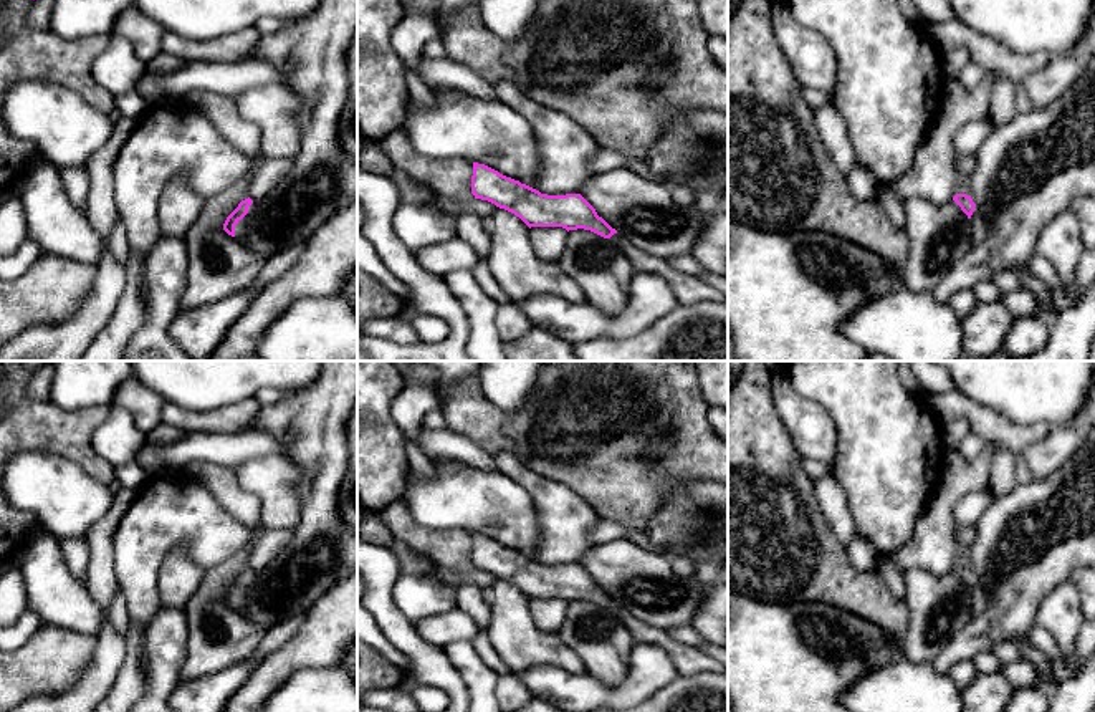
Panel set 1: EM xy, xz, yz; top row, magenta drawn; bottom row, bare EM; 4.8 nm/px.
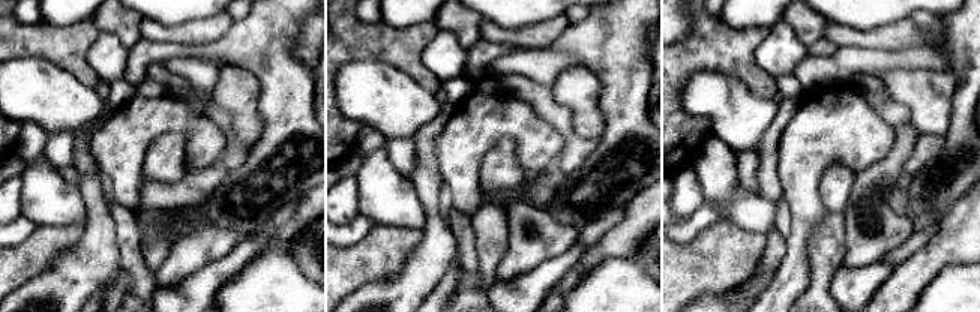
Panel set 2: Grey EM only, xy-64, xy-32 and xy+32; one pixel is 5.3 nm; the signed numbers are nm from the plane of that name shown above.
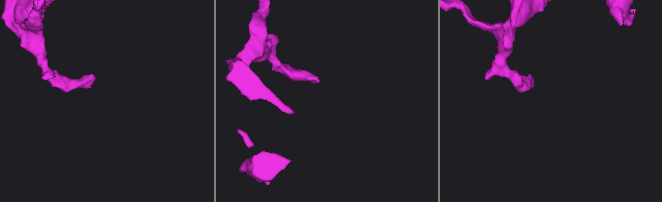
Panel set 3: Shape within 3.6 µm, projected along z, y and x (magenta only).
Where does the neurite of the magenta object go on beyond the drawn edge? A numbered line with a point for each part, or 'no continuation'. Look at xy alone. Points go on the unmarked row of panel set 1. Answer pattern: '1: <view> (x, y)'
1: xy (240, 600)

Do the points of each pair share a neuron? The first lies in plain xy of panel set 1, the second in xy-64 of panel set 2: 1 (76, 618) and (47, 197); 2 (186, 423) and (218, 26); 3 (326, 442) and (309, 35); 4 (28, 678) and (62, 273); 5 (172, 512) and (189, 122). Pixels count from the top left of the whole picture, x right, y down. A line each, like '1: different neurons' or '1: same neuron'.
1: same neuron
2: same neuron
3: different neurons
4: different neurons
5: same neuron

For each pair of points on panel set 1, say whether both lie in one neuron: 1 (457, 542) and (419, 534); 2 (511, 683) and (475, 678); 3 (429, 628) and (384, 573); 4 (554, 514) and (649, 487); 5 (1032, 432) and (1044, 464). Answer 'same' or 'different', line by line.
1: same
2: different
3: different
4: different
5: different

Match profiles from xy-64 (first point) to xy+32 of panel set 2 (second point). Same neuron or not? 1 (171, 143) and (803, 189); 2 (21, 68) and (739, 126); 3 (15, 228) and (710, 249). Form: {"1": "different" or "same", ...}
{"1": "different", "2": "same", "3": "different"}

